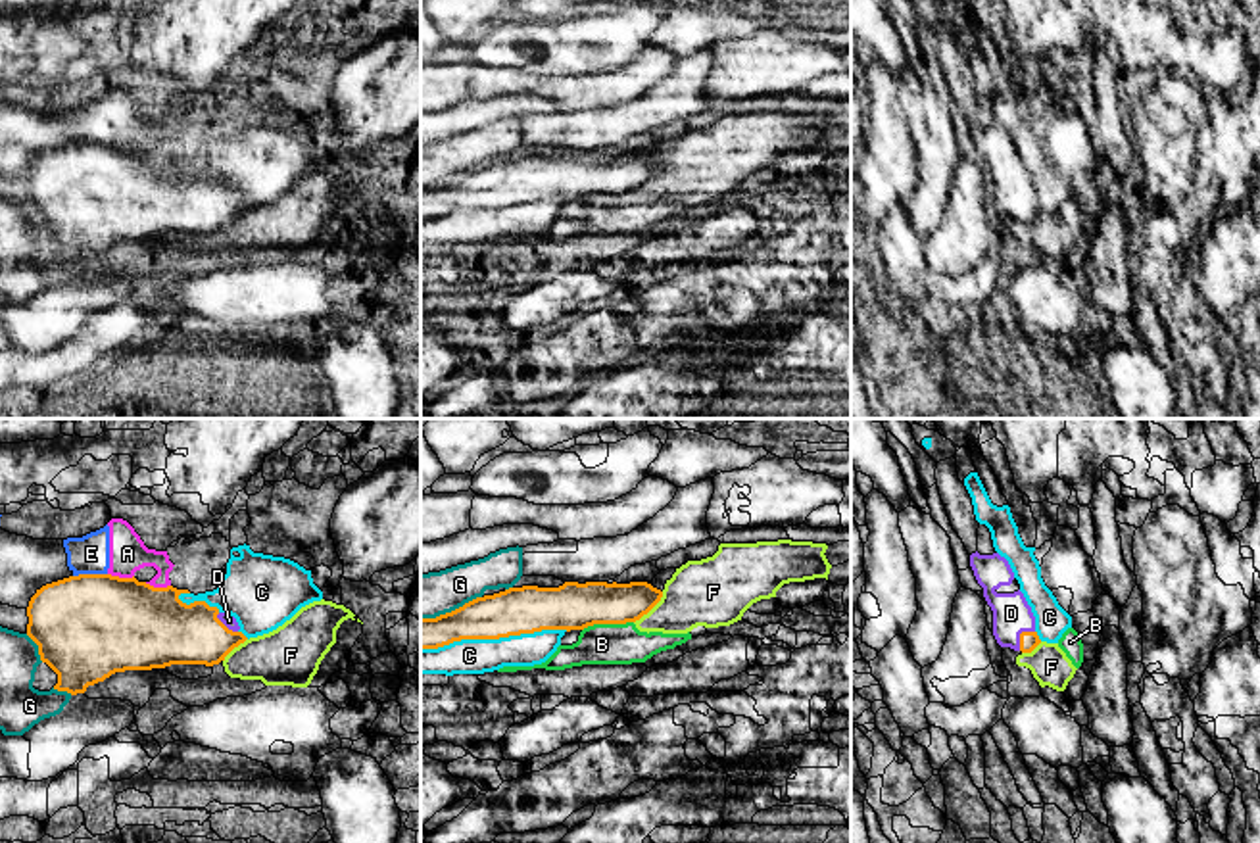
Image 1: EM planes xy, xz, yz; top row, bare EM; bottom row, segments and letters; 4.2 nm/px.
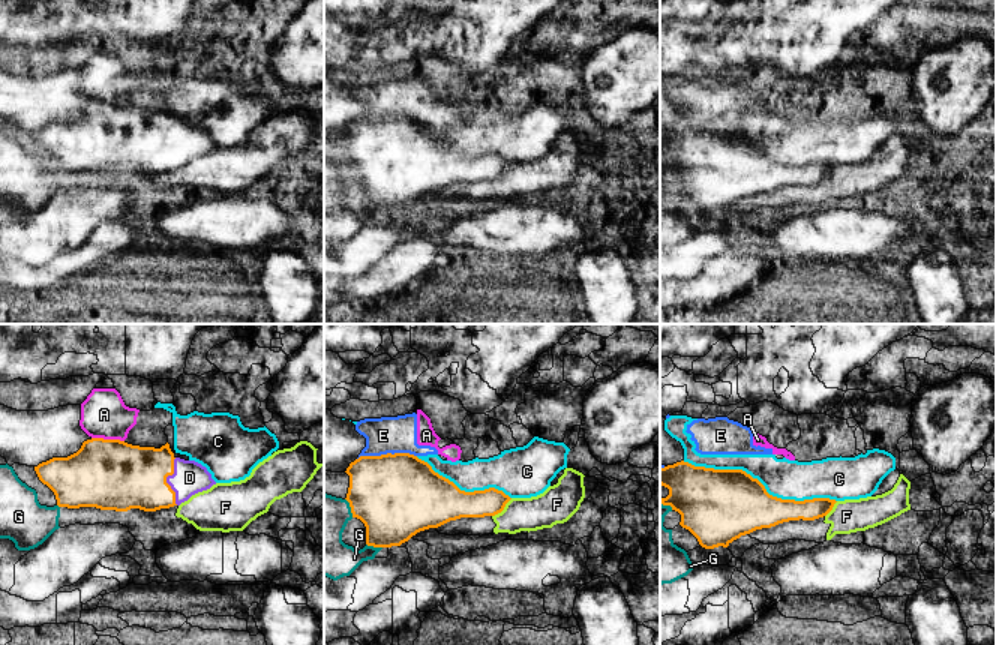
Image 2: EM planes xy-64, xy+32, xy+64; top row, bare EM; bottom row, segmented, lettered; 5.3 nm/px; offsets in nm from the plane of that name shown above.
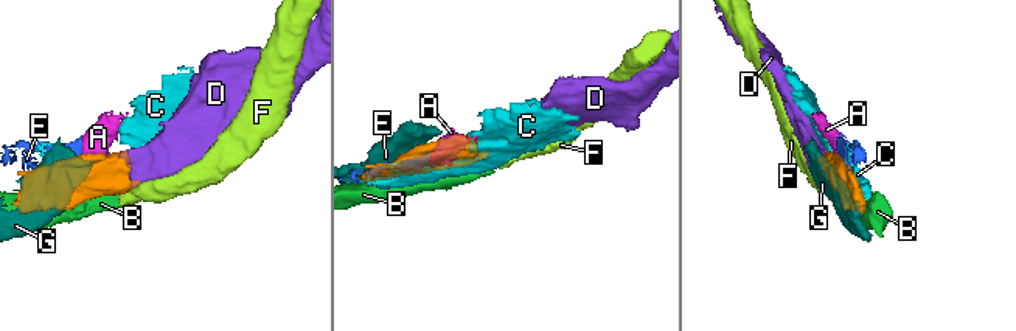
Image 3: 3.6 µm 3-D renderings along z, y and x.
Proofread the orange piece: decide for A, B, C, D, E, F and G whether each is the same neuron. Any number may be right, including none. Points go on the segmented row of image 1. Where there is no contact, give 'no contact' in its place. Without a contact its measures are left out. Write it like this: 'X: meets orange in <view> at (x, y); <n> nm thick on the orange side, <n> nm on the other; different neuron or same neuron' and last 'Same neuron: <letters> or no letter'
A: meets orange in xy at (121, 578); 440 nm thick on the orange side, 160 nm on the other; different neuron
B: meets orange in xz at (607, 623); 200 nm thick on the orange side, 180 nm on the other; different neuron
C: meets orange in xz at (494, 638); 200 nm thick on the orange side, 140 nm on the other; different neuron
D: meets orange in yz at (1020, 636); 80 nm thick on the orange side, 160 nm on the other; same neuron
E: meets orange in xy at (89, 575); 440 nm thick on the orange side, 160 nm on the other; different neuron
F: meets orange in xz at (650, 609); 180 nm thick on the orange side, 280 nm on the other; different neuron
G: meets orange in xy at (39, 648); 440 nm thick on the orange side, 180 nm on the other; different neuron
Same neuron: D

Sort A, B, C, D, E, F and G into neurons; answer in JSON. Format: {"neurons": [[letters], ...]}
{"neurons": [["A", "C", "E"], ["B", "F"], ["D"], ["G"]]}

